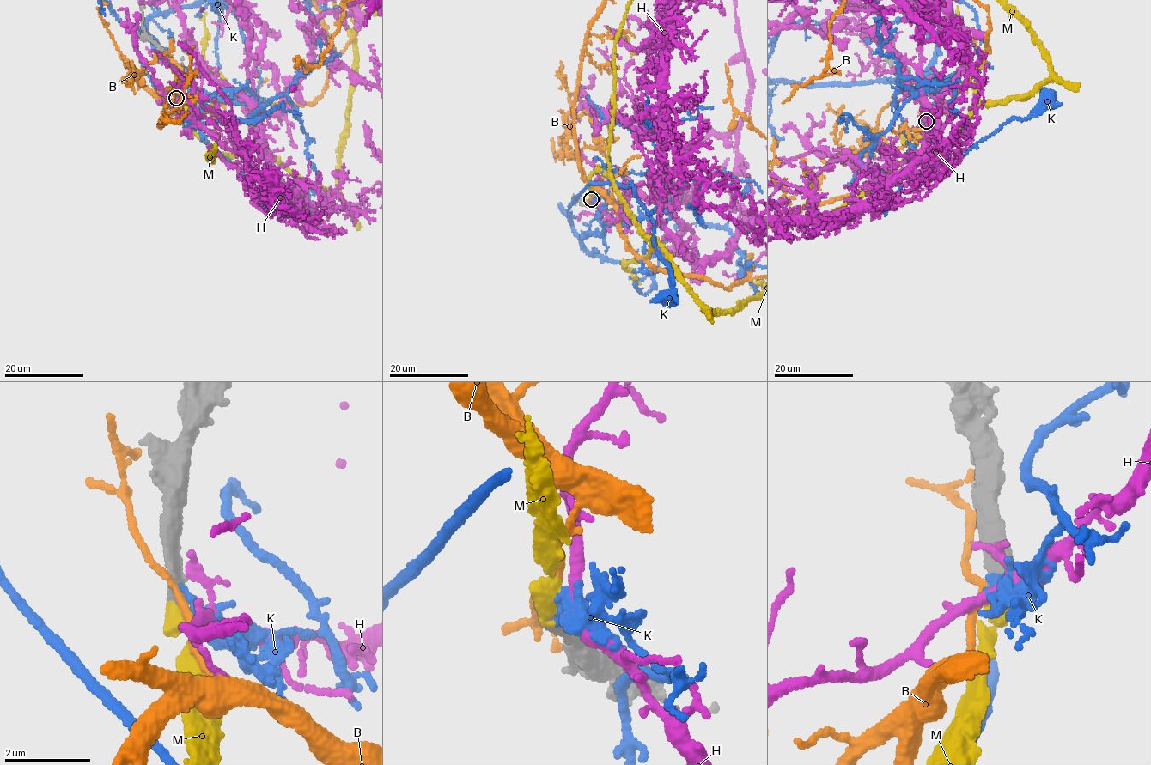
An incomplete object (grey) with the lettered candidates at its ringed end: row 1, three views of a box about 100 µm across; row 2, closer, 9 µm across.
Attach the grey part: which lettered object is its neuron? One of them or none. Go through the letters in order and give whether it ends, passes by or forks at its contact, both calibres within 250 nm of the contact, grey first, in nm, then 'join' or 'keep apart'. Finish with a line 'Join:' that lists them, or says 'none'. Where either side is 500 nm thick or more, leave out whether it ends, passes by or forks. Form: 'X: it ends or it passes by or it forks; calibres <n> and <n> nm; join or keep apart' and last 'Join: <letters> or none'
B: it passes by; calibres 400 and 120 nm; keep apart
H: calibres 500 and 200 nm; keep apart
K: it passes by; calibres 440 and 190 nm; keep apart
M: it ends; calibres 440 and 440 nm; join
Join: M

